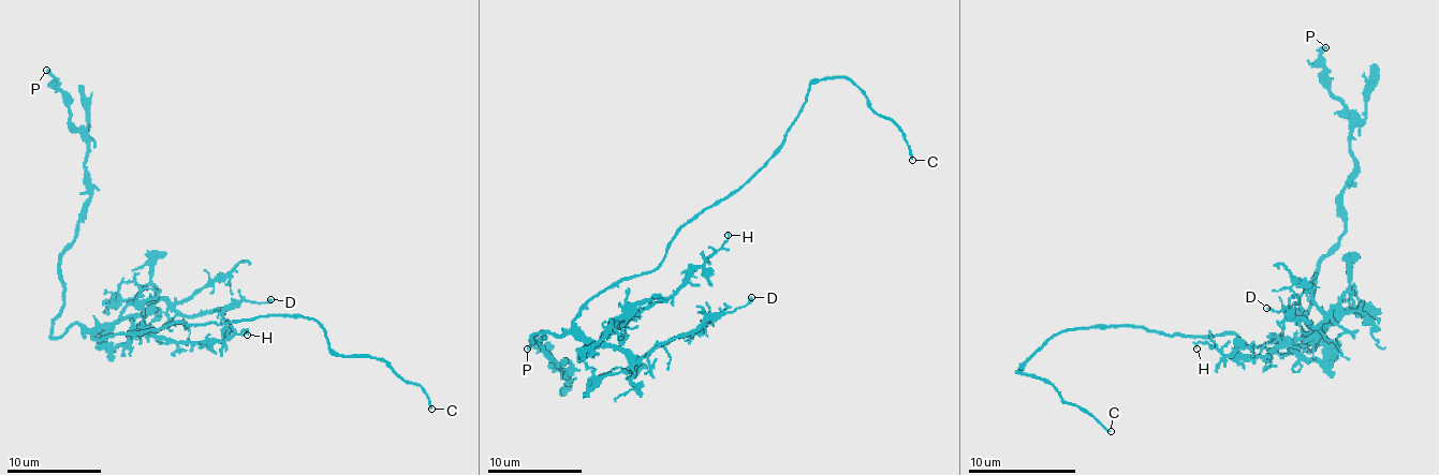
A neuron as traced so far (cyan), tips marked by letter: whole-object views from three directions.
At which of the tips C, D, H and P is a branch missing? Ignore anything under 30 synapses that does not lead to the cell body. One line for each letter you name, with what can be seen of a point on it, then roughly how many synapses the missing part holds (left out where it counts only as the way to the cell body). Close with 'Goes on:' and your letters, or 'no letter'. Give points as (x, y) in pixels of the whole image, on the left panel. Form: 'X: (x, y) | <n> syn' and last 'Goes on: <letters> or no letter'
C: (431, 409)
Goes on: C

